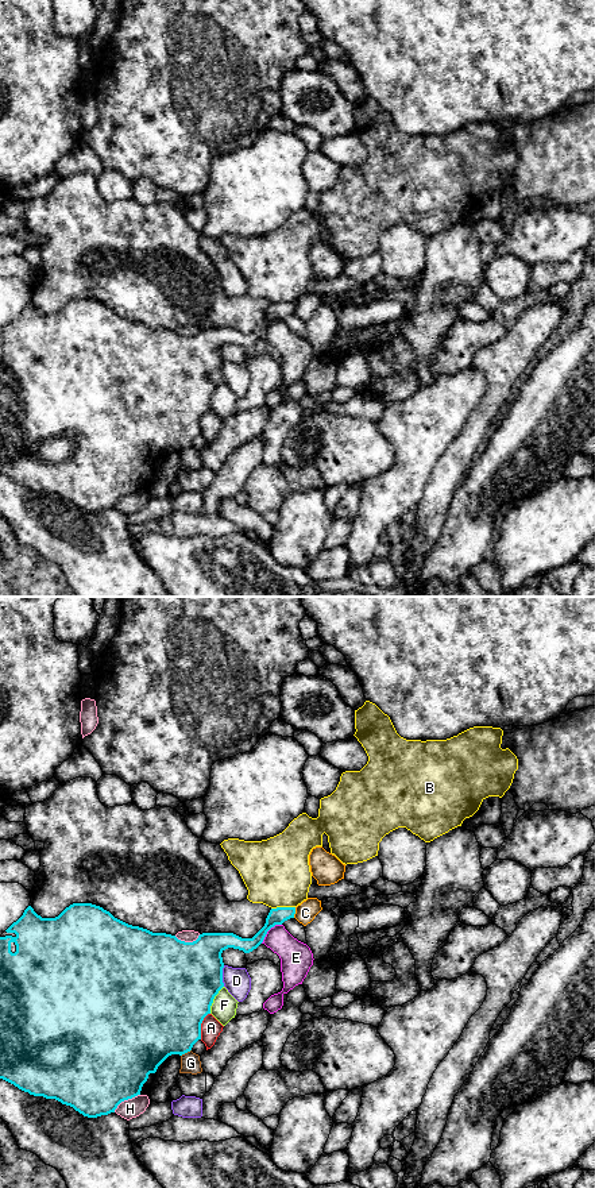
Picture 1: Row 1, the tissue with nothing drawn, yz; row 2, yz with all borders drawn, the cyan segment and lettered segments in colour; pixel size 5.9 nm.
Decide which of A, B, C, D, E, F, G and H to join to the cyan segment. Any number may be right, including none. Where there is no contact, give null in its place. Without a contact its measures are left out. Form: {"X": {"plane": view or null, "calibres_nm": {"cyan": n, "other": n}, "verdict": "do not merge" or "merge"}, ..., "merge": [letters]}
{"A": {"plane": "yz", "calibres_nm": {"cyan": 500, "other": 120}, "verdict": "do not merge"}, "B": {"plane": "yz", "calibres_nm": {"cyan": 100, "other": 400}, "verdict": "do not merge"}, "C": {"plane": "yz", "calibres_nm": {"cyan": 100, "other": 120}, "verdict": "do not merge"}, "D": {"plane": "yz", "calibres_nm": {"cyan": 460, "other": 160}, "verdict": "do not merge"}, "E": {"plane": "yz", "calibres_nm": {"cyan": 100, "other": 190}, "verdict": "do not merge"}, "F": {"plane": "yz", "calibres_nm": {"cyan": 500, "other": 150}, "verdict": "do not merge"}, "G": {"plane": "yz", "calibres_nm": {"cyan": 460, "other": 120}, "verdict": "do not merge"}, "H": {"plane": "yz", "calibres_nm": {"cyan": 500, "other": 120}, "verdict": "do not merge"}, "merge": []}

